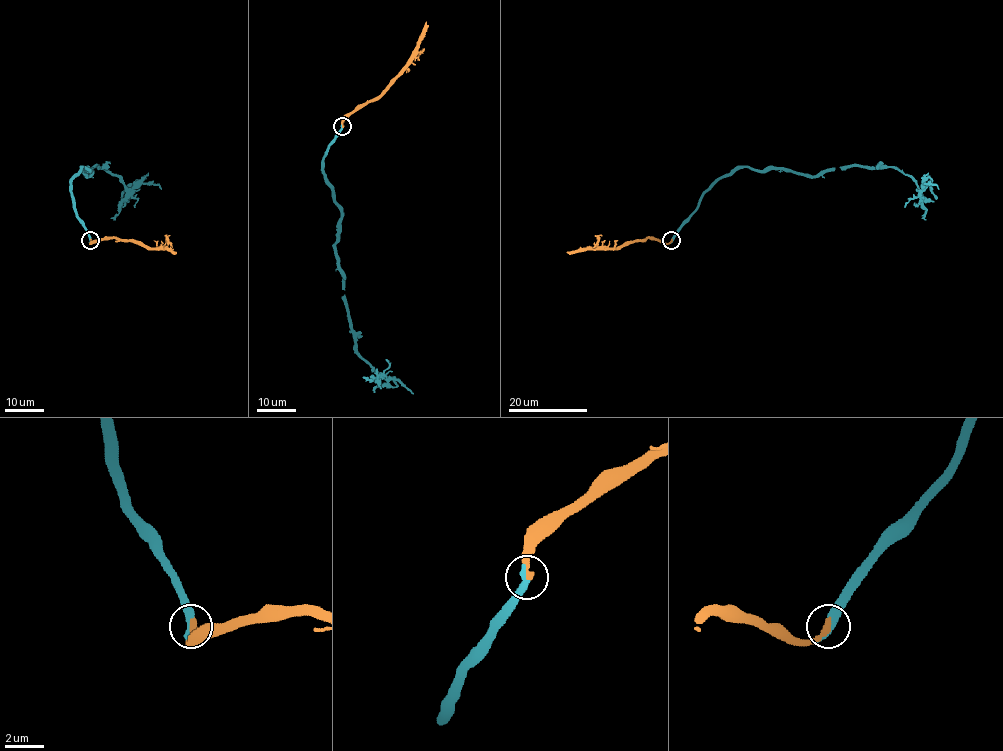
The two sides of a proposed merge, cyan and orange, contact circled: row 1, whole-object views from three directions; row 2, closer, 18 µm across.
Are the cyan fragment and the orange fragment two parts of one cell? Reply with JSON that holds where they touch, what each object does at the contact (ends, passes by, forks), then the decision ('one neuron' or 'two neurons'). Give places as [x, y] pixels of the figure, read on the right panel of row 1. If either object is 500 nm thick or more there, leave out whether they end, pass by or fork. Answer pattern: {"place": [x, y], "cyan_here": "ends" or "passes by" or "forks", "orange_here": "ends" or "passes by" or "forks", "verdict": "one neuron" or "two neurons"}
{"place": [671, 240], "cyan_here": "ends", "orange_here": "ends", "verdict": "one neuron"}

